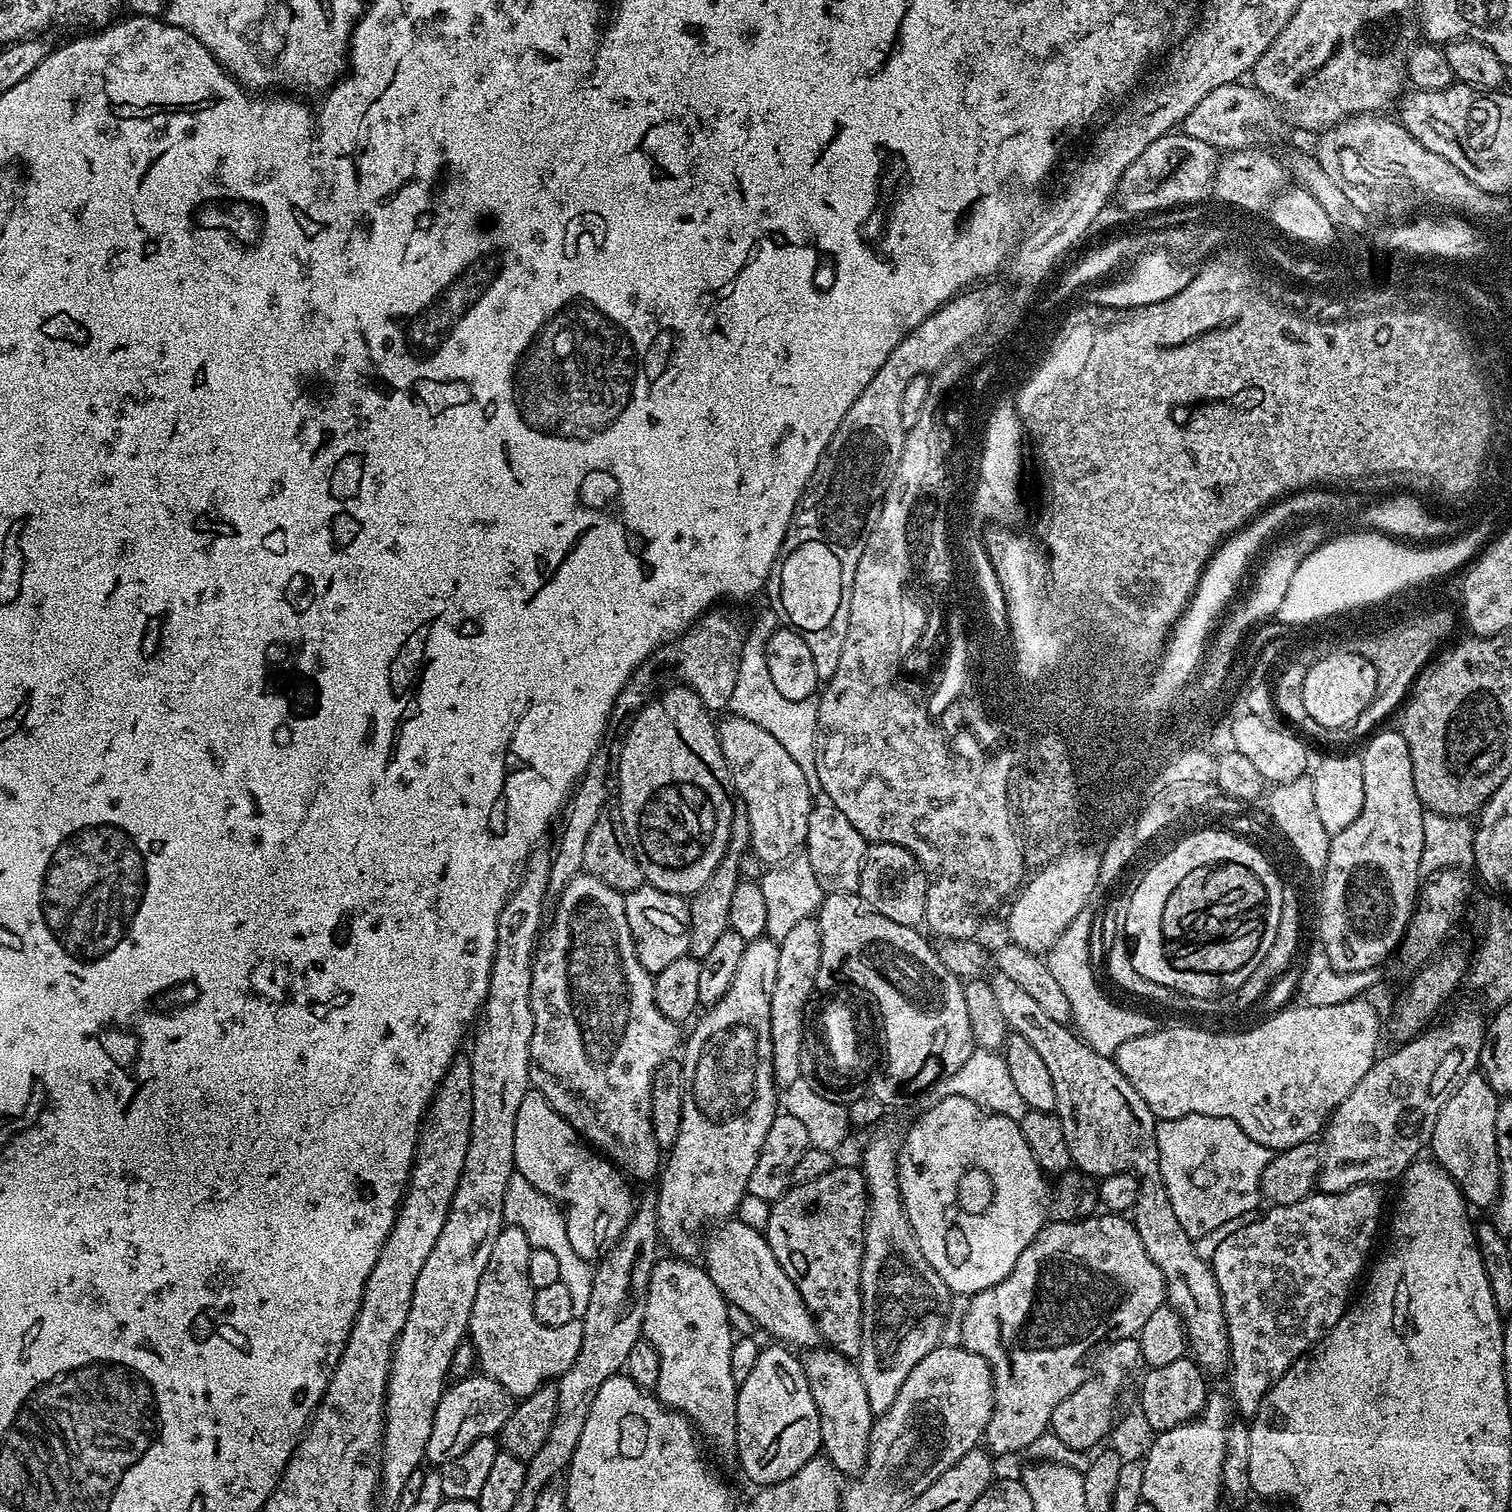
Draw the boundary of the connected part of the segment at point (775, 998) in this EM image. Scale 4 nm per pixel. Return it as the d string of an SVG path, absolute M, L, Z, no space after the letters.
M812 918L795 923L779 946L778 979L774 982L774 994L770 994L770 1042L772 1077L777 1085L785 1086L802 1076L800 1051L804 1048L804 1007L808 1004L808 995L813 995L822 956L819 923Z

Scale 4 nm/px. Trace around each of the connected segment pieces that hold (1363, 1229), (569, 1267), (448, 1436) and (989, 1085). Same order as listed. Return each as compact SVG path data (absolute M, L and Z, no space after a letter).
M1359 1184L1350 1190L1342 1190L1341 1192L1313 1191L1311 1196L1302 1198L1302 1202L1278 1204L1269 1207L1267 1209L1269 1212L1265 1216L1257 1215L1252 1218L1257 1218L1257 1220L1249 1219L1247 1222L1241 1223L1240 1228L1234 1230L1234 1234L1222 1238L1222 1246L1218 1246L1218 1250L1214 1250L1214 1258L1210 1263L1212 1273L1218 1284L1218 1290L1222 1296L1224 1317L1228 1327L1228 1367L1226 1369L1226 1377L1228 1376L1229 1382L1232 1383L1232 1388L1236 1391L1237 1398L1240 1399L1240 1408L1245 1414L1255 1412L1257 1406L1262 1402L1262 1398L1268 1392L1268 1388L1274 1386L1274 1382L1278 1382L1278 1378L1282 1378L1282 1374L1286 1374L1286 1370L1290 1365L1299 1356L1309 1352L1348 1311L1350 1307L1348 1295L1351 1294L1352 1287L1356 1284L1356 1279L1358 1279L1358 1284L1370 1257L1373 1255L1372 1243L1376 1240L1376 1231L1380 1228L1380 1215L1384 1212L1384 1196L1379 1192L1380 1190L1375 1184Z
M513 1174L504 1195L504 1222L505 1225L522 1230L533 1248L550 1250L550 1254L558 1258L561 1281L569 1288L573 1298L574 1317L582 1318L586 1314L586 1306L590 1306L588 1289L592 1286L594 1268L589 1261L574 1254L574 1246L570 1246L570 1238L566 1238L566 1222L561 1205L551 1196L539 1192L530 1182L526 1182L526 1178Z
M473 1374L455 1381L456 1385L445 1387L442 1398L438 1402L438 1410L434 1410L434 1426L430 1430L427 1463L439 1466L450 1462L450 1458L458 1458L466 1446L470 1446L483 1436L495 1437L501 1426L510 1418L514 1407L514 1398L498 1382L494 1382L483 1374Z
M977 1047L974 1048L967 1058L952 1075L948 1075L939 1082L934 1083L926 1091L917 1093L911 1100L912 1106L917 1113L930 1110L932 1106L938 1105L942 1098L960 1096L970 1098L976 1105L980 1105L990 1112L999 1116L1008 1117L1011 1120L1019 1121L1025 1116L1028 1109L1025 1102L1019 1097L1015 1089L1014 1078L1007 1069L1003 1055L996 1050Z

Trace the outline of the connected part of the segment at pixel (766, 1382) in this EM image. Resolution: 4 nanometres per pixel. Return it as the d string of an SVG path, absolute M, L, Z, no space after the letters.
M764 1346L759 1349L754 1368L736 1389L736 1460L741 1470L756 1483L756 1486L777 1484L790 1478L790 1474L802 1470L802 1466L806 1466L806 1462L810 1462L810 1458L821 1451L818 1410L814 1406L814 1398L806 1382L801 1357L787 1347L772 1347L776 1348Z

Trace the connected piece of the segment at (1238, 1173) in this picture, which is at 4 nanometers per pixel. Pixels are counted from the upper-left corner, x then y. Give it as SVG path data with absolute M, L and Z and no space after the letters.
M1193 1112L1182 1118L1162 1120L1156 1126L1156 1145L1160 1155L1162 1182L1166 1186L1166 1194L1170 1194L1170 1206L1174 1206L1174 1215L1188 1236L1195 1238L1210 1234L1210 1230L1218 1230L1218 1226L1226 1222L1255 1213L1255 1208L1262 1204L1260 1179L1272 1160L1273 1149L1251 1140L1233 1120Z

